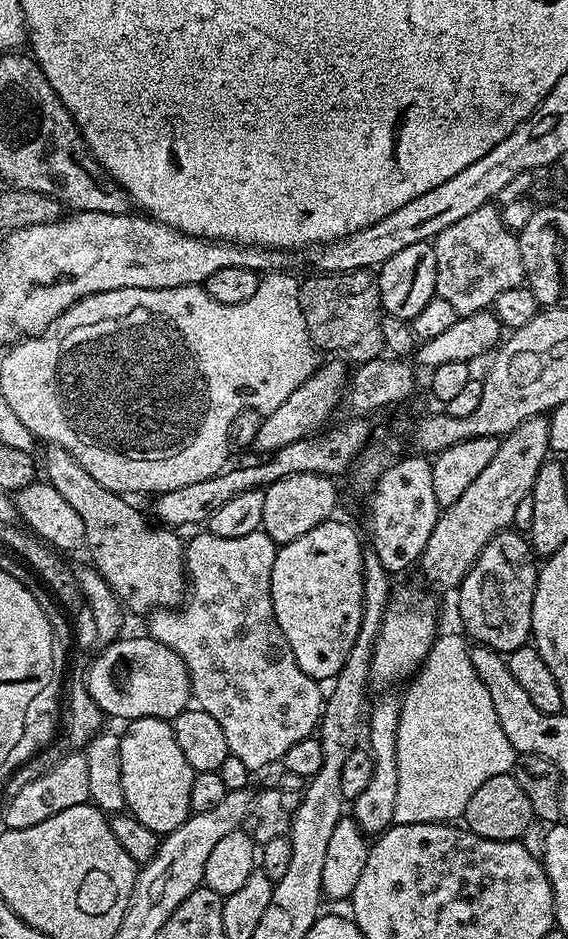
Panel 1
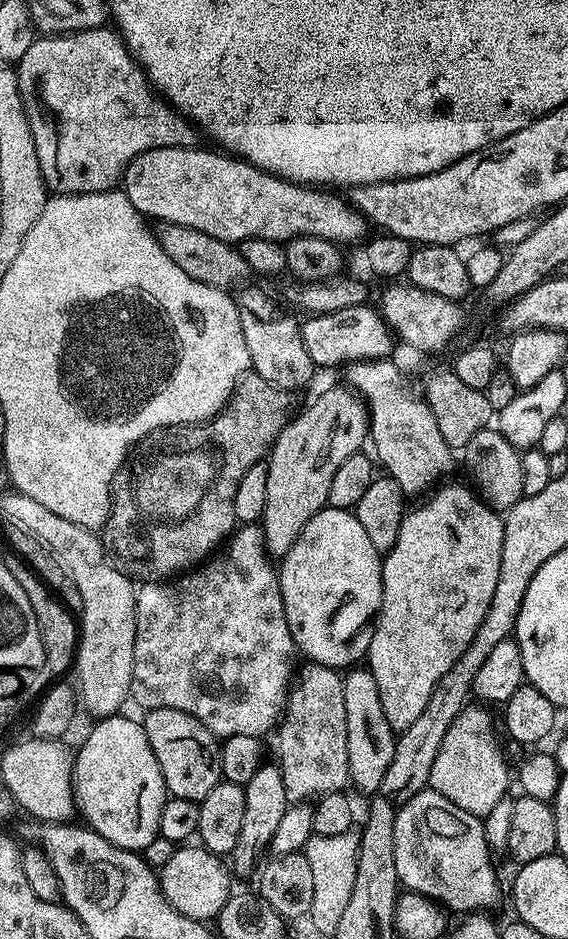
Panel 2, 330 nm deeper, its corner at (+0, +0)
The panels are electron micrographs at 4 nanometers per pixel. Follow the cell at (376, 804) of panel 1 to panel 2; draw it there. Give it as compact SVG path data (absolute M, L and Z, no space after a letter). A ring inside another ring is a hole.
M460 484L444 487L437 487L423 501L425 504L421 508L413 512L411 509L405 515L398 530L398 542L394 542L389 552L383 553L380 565L382 602L380 615L376 617L374 638L370 638L366 667L374 682L378 682L378 698L382 698L386 722L390 722L397 734L406 731L418 714L426 710L426 702L430 702L438 678L462 658L478 626L482 626L482 618L486 618L486 610L490 610L494 598L494 586L498 586L504 516L485 504L471 487L463 488Z

